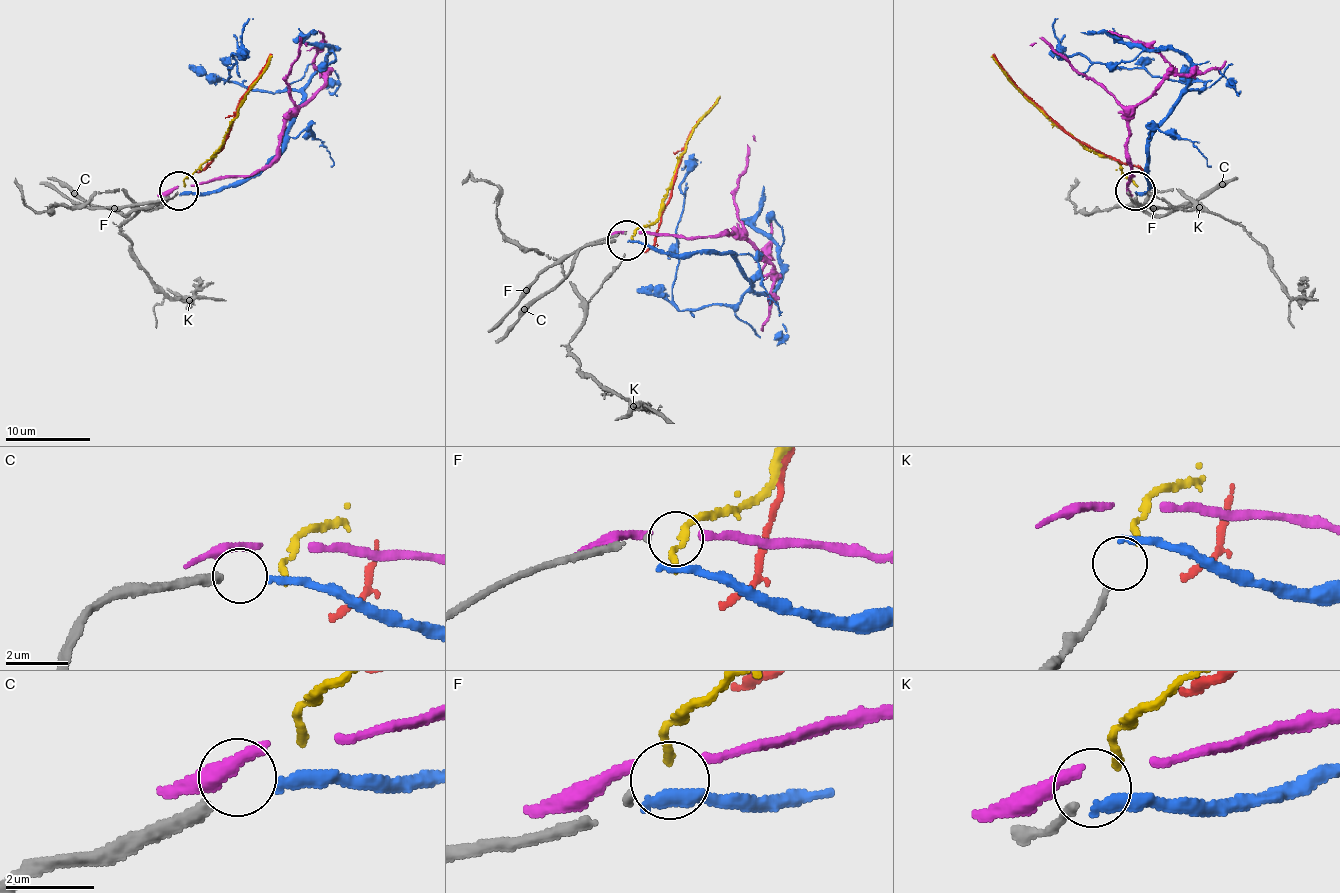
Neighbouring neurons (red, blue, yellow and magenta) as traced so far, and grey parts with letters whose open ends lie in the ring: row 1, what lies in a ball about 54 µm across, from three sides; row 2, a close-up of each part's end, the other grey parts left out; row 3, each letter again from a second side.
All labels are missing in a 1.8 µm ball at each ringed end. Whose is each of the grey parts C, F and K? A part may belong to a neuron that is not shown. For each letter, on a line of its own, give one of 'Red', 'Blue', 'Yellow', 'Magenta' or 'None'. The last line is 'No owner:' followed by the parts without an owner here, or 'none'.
C: Blue
F: None
K: Yellow
No owner: F

